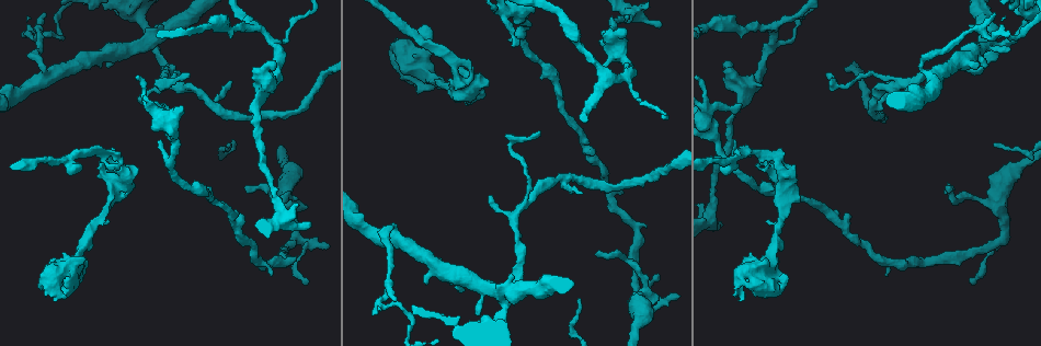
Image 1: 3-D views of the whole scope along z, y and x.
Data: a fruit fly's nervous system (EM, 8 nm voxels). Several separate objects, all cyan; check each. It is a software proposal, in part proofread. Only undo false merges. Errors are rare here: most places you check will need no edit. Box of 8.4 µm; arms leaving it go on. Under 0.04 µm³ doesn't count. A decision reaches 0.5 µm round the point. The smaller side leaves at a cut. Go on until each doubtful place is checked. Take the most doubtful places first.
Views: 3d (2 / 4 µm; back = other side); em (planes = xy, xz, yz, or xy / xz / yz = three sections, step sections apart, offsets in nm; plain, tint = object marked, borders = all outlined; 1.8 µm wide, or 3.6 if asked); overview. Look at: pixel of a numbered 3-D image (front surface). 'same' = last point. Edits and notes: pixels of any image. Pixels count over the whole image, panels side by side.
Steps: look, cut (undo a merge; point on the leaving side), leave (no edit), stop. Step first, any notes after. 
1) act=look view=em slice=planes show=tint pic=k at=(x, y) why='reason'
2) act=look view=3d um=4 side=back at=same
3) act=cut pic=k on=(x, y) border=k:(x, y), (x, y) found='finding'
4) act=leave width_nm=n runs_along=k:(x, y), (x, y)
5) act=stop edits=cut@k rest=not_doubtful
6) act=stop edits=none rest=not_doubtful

act=look view=3d um=4 side=back pic=1 at=(999, 43) why='looks like a crossing'

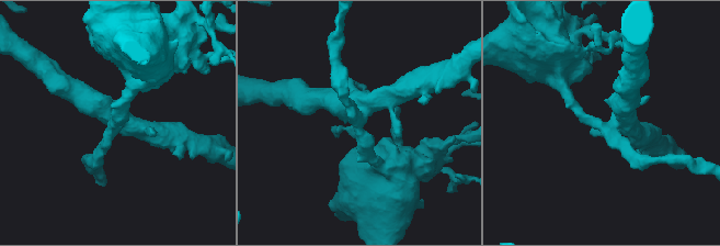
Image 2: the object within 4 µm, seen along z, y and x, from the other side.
act=look view=em slice=planes show=plain pic=2 at=(606, 125) arms=4

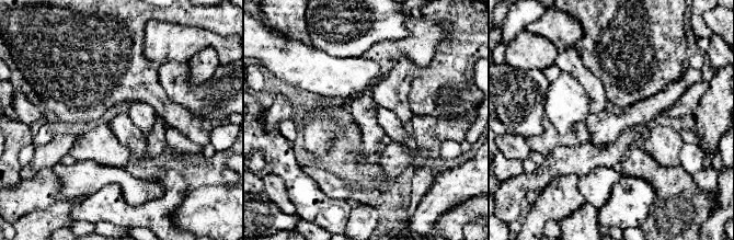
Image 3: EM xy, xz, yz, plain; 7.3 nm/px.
act=look view=em slice=planes show=tint at=same

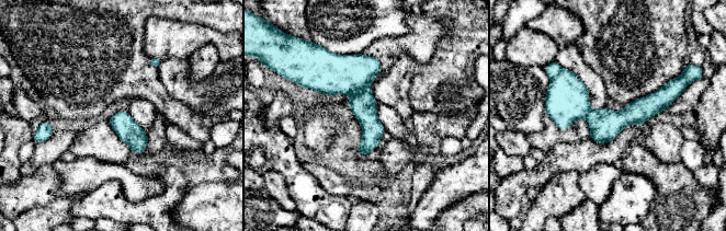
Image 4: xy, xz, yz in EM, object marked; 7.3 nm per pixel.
act=cut pic=4 on=(553, 69) width_nm=170 part_leaving=4:(673, 94), (609, 123), (592, 136) found='two cells meet here'

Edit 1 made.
act=look view=overview why='redraw'

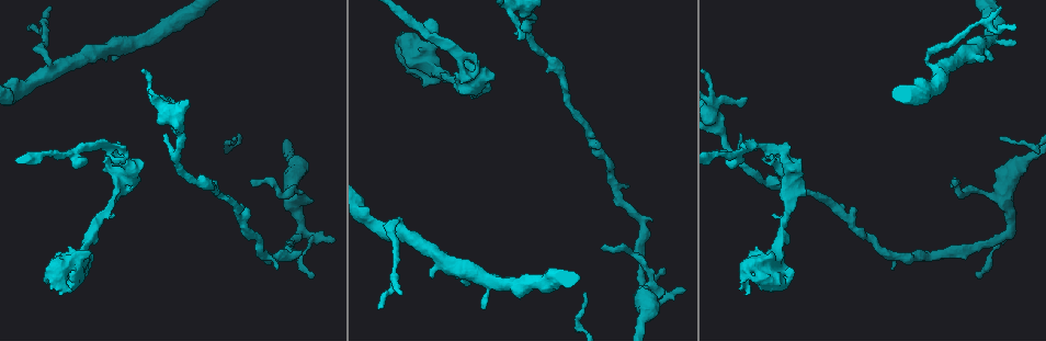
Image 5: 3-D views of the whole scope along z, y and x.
act=look view=em slice=planes show=tint pic=5 at=(432, 67) why='branch point'

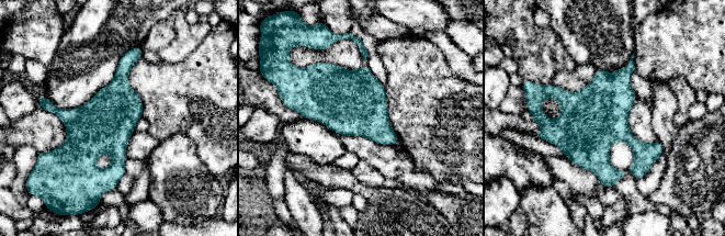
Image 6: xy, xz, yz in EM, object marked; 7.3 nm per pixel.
act=leave found='all the same cell'

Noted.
act=look view=em slice=xz step=16 show=tint pic=5 at=(121, 183) why='thick turns thin'

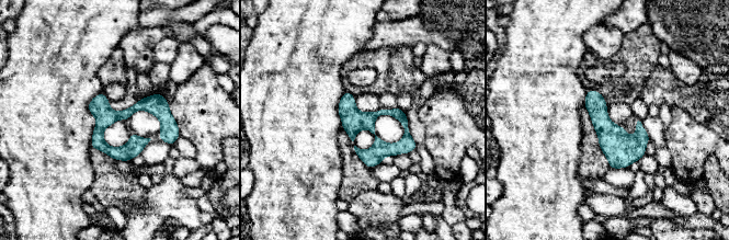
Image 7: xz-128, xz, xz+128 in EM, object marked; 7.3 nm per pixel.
act=look view=em slice=planes show=borders at=same why='cut it another way'

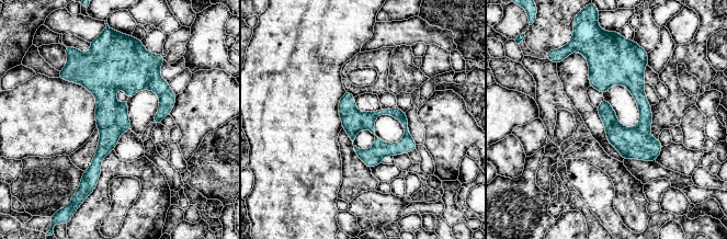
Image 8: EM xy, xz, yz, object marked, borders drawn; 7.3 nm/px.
act=leave runs_along=8:(112, 54), (108, 143), (94, 181) found='one cell here'

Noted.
act=look view=3d um=2 pic=5 at=(777, 151) why='sudden change in width'

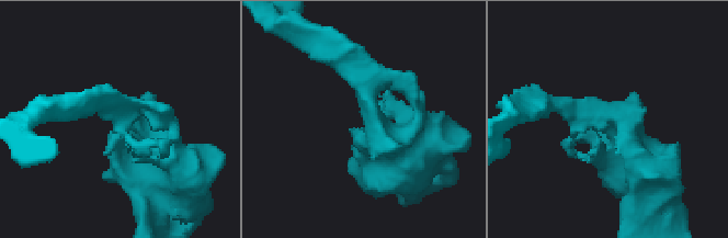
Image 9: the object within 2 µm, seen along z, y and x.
act=look view=em slice=planes show=tint pic=9 at=(125, 120)

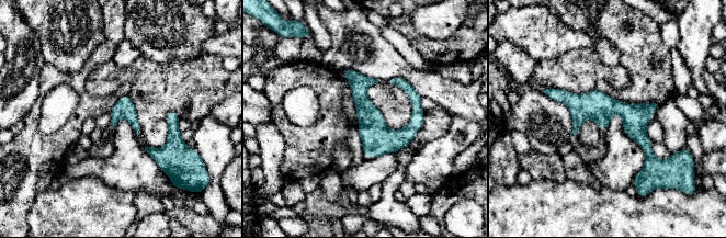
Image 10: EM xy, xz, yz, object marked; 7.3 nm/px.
act=leave runs_along=10:(549, 92), (620, 108), (657, 161) found='continuous, no second cell'

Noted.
act=stop edits=cut@4 rest=not_doubtful

